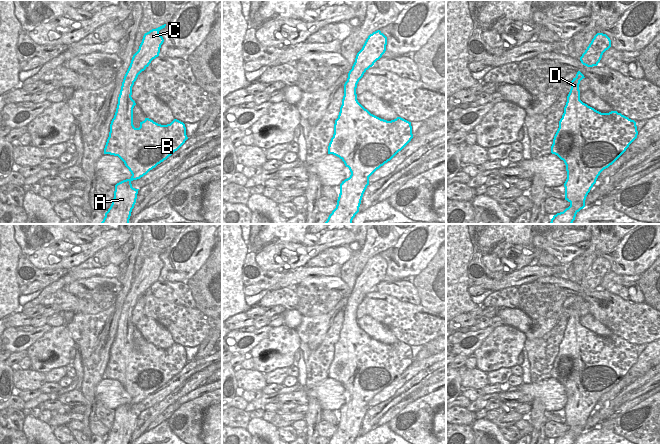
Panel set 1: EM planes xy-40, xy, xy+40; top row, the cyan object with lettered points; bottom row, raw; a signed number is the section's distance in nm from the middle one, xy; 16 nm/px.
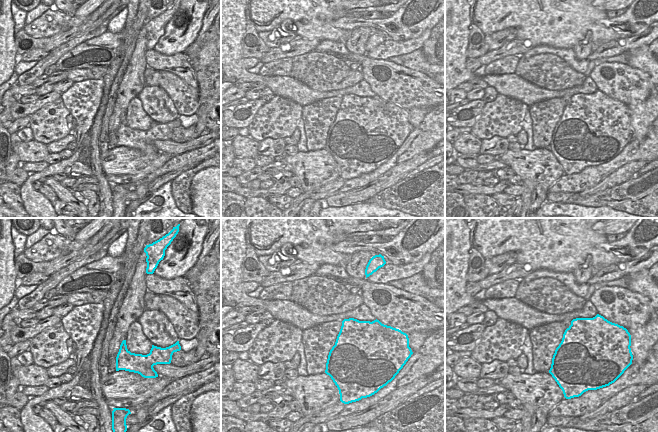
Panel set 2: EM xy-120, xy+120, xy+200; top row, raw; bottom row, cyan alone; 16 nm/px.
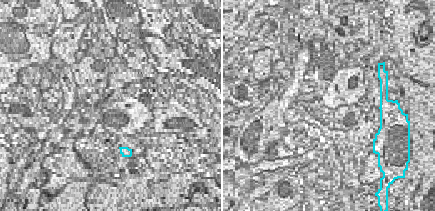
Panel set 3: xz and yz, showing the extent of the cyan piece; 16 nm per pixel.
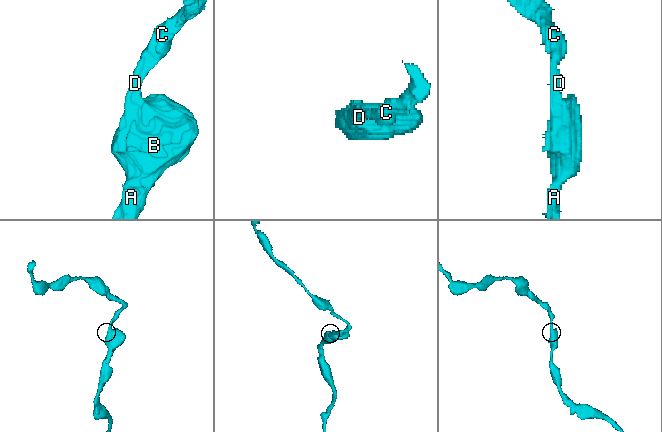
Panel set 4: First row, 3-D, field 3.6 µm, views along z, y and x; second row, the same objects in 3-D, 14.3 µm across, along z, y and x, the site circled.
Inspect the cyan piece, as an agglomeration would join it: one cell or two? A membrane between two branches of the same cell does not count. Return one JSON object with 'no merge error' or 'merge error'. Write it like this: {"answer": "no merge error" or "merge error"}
{"answer": "no merge error"}

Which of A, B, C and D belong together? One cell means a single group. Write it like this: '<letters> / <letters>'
A B C D

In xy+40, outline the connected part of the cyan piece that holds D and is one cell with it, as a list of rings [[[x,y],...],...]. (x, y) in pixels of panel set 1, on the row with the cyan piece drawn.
[[[578,71],[570,82],[571,89],[564,113],[551,146],[551,153],[557,155],[566,165],[565,200],[570,206],[554,215],[549,224],[572,224],[576,214],[585,207],[586,197],[600,173],[612,165],[638,135],[634,120],[617,111],[601,113],[580,100],[579,84],[583,78],[584,75]]]

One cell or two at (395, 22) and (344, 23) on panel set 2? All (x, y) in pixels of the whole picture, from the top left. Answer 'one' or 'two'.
one

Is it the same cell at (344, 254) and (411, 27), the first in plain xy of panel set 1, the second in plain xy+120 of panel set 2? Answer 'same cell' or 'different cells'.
same cell

